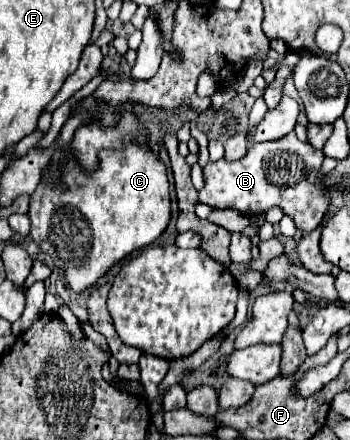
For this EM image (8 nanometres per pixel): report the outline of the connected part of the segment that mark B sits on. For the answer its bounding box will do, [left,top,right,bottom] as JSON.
[198,132,330,232]

